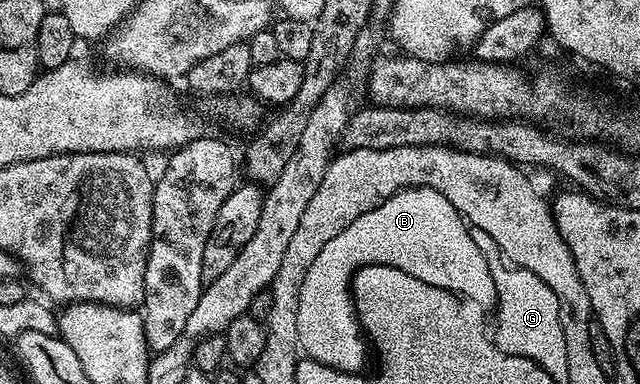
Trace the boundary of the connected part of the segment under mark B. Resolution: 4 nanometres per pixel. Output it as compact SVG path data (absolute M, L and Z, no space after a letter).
M400 188L387 200L368 207L357 219L349 221L343 230L332 234L317 258L313 258L313 266L309 266L305 282L301 282L301 294L297 302L297 329L302 333L303 344L306 344L307 351L312 356L326 360L327 363L343 365L343 368L354 368L359 364L360 343L356 340L356 323L352 323L344 285L347 273L360 261L376 260L378 264L393 266L409 275L423 272L423 276L427 276L427 282L447 280L447 284L459 284L459 292L467 288L463 296L472 300L477 307L494 309L496 294L489 266L471 268L471 264L475 264L471 256L480 256L482 253L471 237L471 228L441 193L432 188Z

